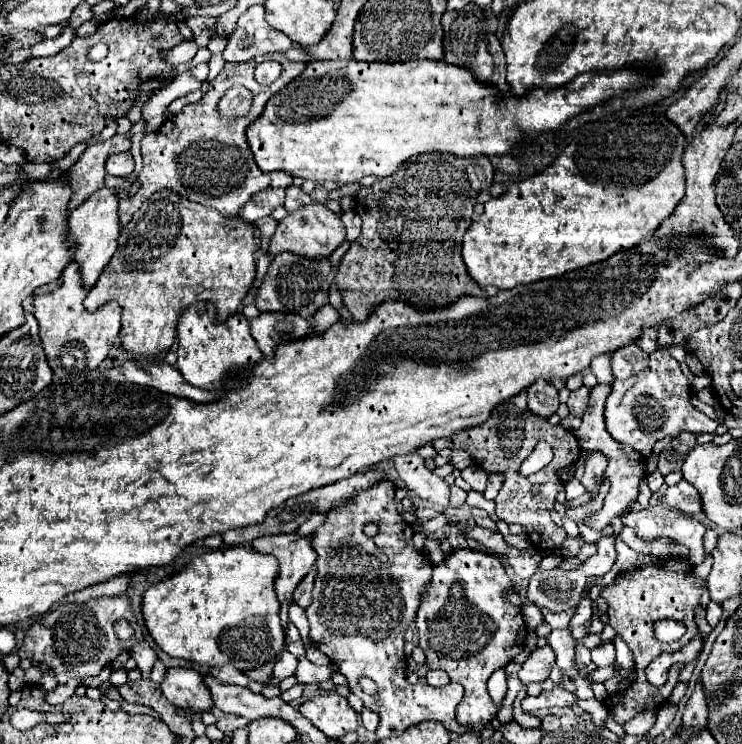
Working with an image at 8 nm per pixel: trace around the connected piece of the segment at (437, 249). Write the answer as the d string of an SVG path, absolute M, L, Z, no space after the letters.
M421 154L393 176L361 188L355 196L355 212L363 220L361 234L343 256L335 276L343 302L357 322L363 322L385 300L439 308L463 294L487 296L463 264L461 242L471 224L477 194L493 184L493 176L489 158L467 162L449 154Z

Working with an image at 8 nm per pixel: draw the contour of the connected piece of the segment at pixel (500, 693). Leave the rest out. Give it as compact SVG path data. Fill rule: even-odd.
M497 670L487 682L488 692L494 704L501 706L501 700L507 692L507 682L505 682L505 670Z

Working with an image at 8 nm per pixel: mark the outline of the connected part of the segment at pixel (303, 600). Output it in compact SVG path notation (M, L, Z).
M315 568L303 578L303 582L299 582L299 586L293 592L293 600L301 606L307 608L311 602L311 588L313 588L313 580L315 580Z

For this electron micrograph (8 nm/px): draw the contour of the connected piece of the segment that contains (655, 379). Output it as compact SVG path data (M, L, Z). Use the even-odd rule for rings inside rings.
M655 350L649 354L649 366L633 378L613 382L613 390L605 402L605 422L609 434L633 446L643 456L651 454L657 440L665 436L679 436L681 432L715 432L717 422L701 414L691 406L691 386L685 380L679 362L669 356L667 350Z

